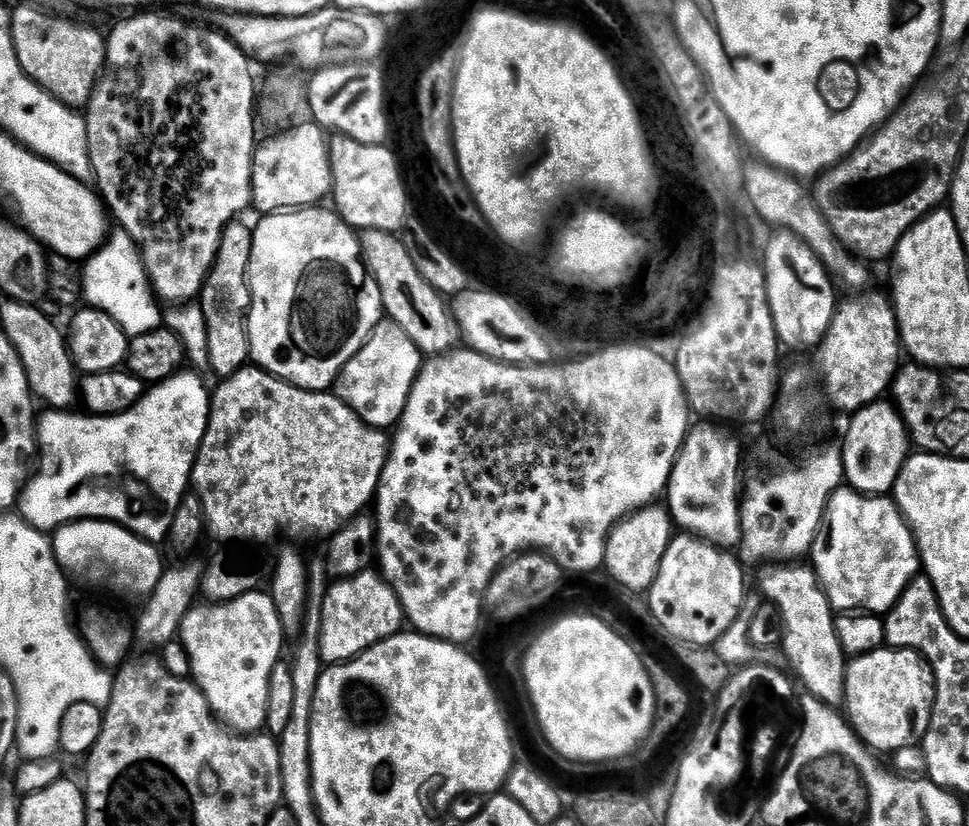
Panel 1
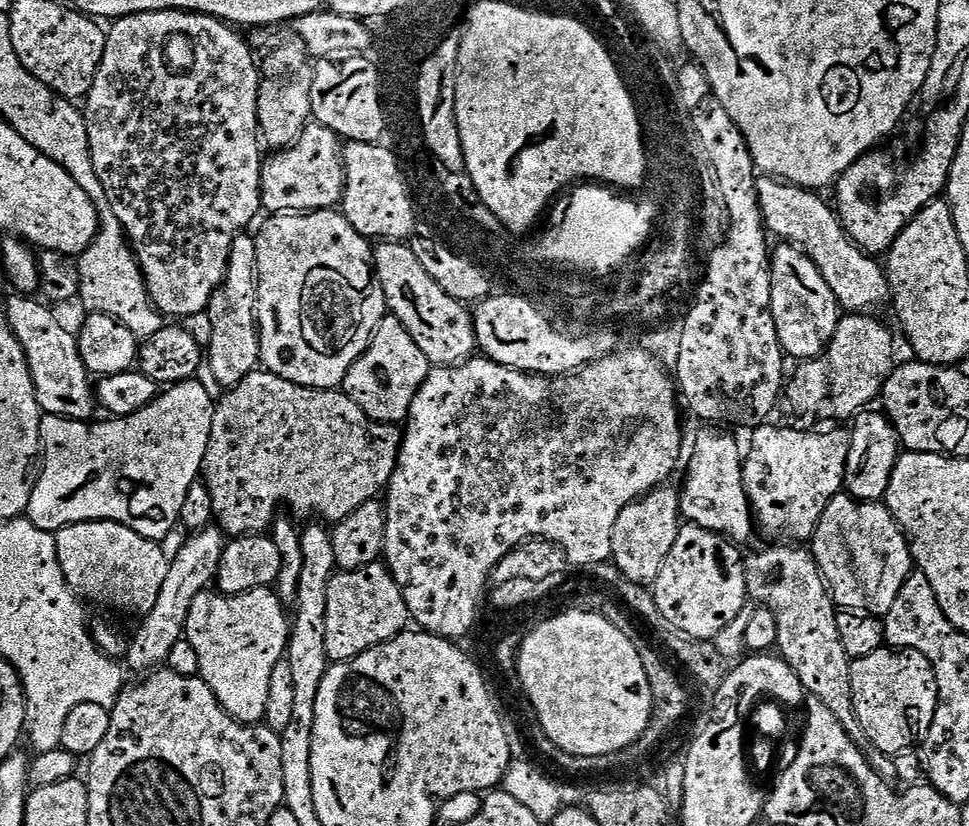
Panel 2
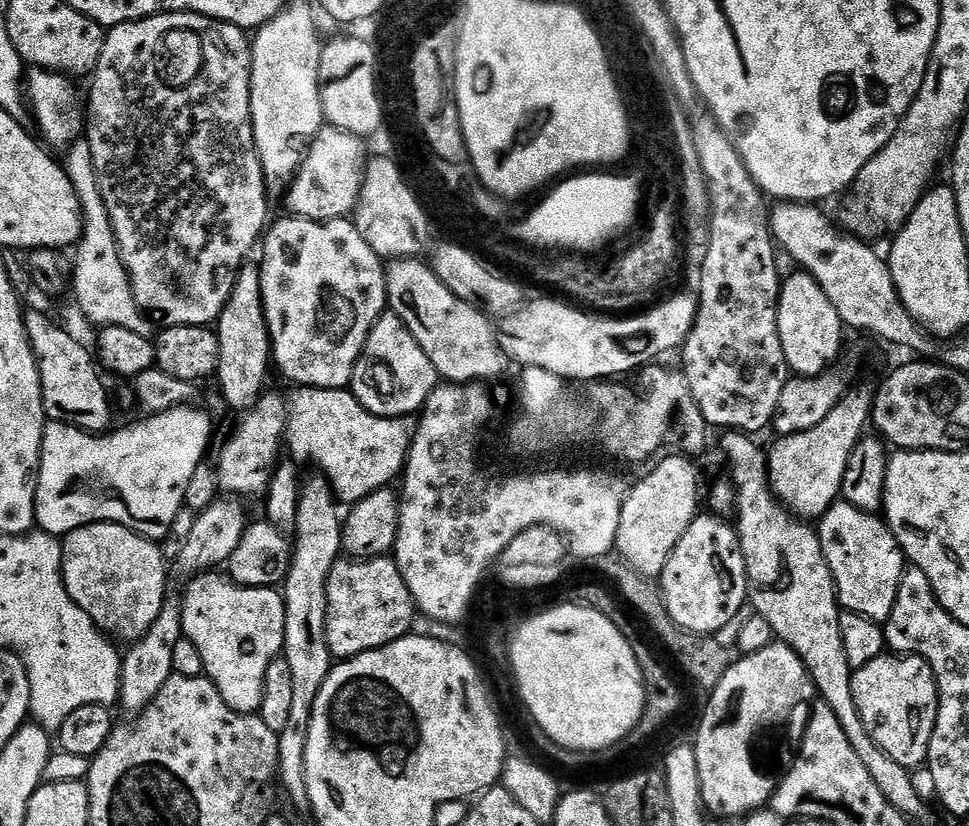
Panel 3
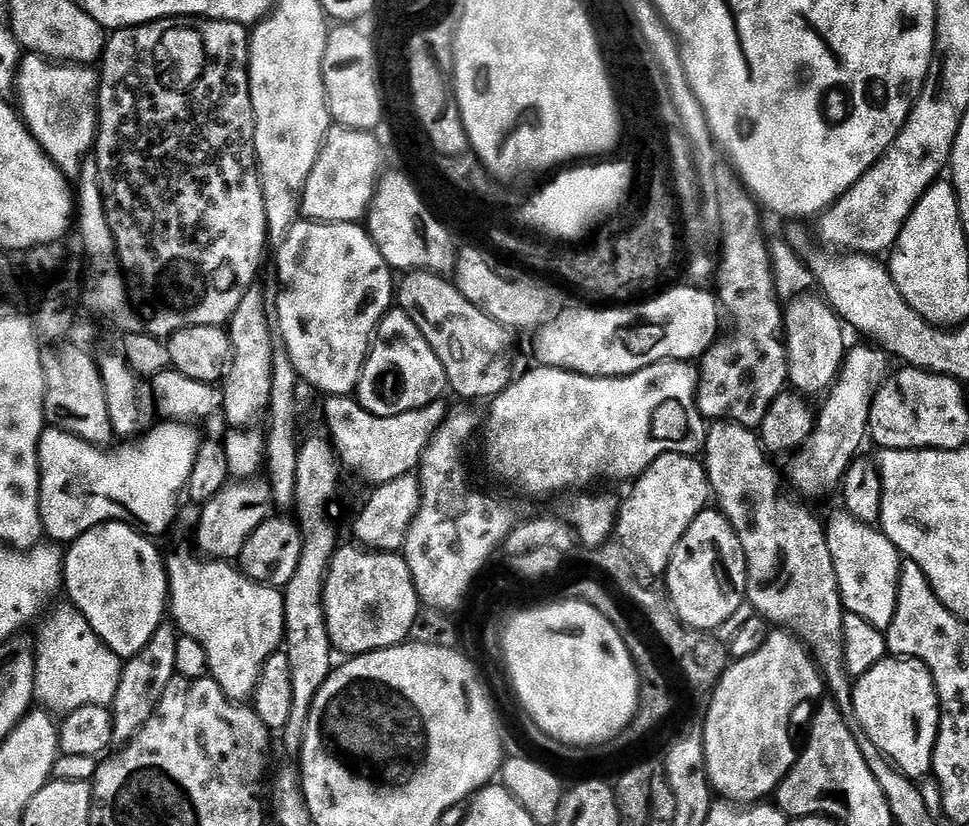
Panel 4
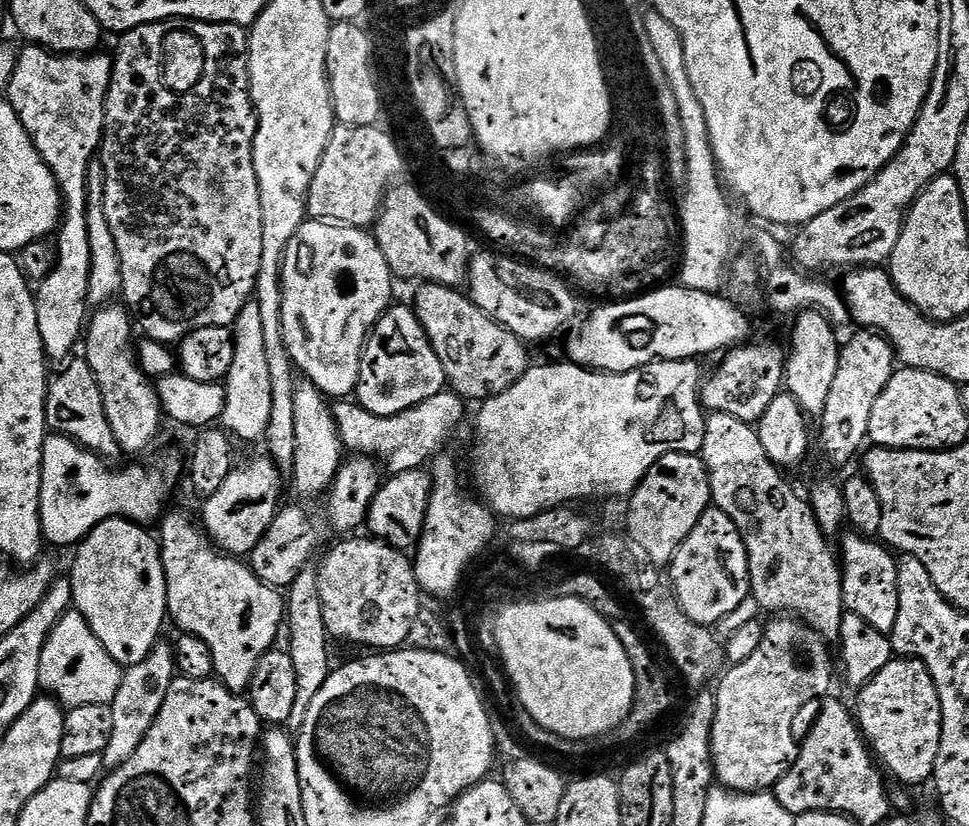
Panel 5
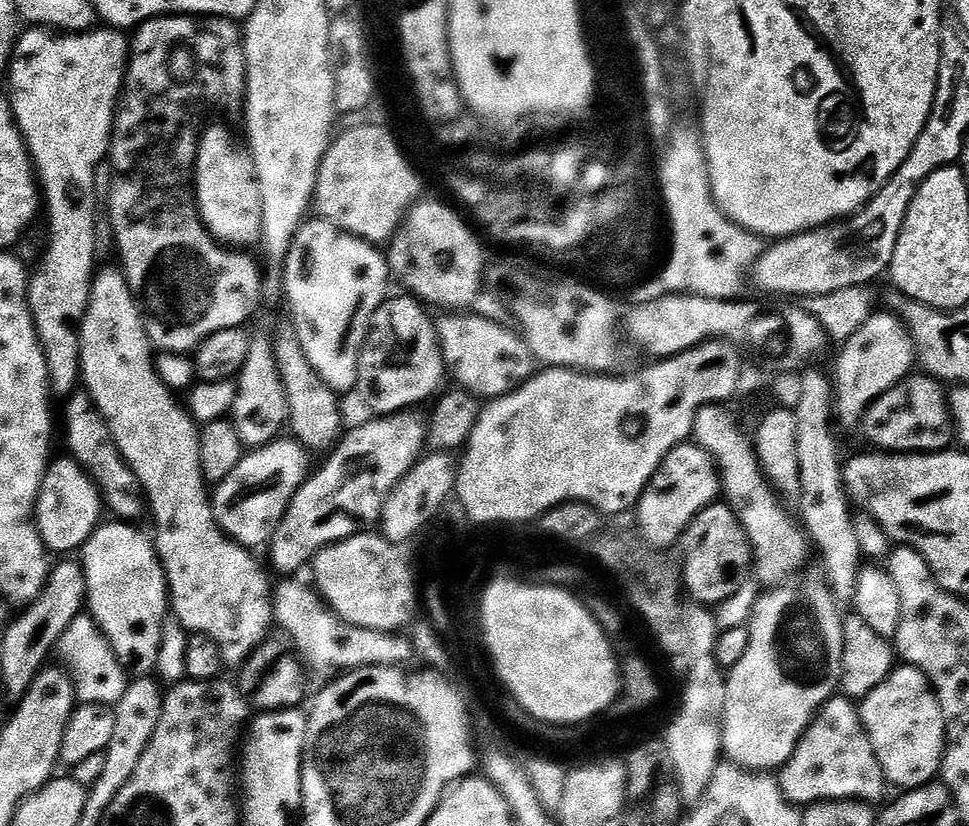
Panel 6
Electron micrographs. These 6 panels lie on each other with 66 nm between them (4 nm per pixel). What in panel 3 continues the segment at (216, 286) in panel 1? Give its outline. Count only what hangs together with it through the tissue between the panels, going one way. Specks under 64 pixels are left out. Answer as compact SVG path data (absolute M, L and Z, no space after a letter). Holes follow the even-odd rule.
M245 262L241 265L230 298L220 319L215 321L214 333L219 348L214 376L220 379L220 392L230 407L247 409L265 387L264 379L268 376L272 355L272 339L268 336L268 323L264 317L259 263Z

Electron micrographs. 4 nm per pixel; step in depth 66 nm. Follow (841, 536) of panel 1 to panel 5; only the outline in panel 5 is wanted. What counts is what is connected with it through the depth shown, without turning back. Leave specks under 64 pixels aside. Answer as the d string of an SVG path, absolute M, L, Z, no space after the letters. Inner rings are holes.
M851 534L838 544L838 559L842 565L842 594L847 611L866 618L874 630L891 634L898 622L900 587L898 586L897 557L879 539L864 534Z

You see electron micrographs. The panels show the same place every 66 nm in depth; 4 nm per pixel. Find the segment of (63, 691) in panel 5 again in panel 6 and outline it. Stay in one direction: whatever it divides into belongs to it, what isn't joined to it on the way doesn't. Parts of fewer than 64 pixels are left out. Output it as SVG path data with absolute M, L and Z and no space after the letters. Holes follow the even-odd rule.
M88 614L76 616L70 622L67 632L60 638L59 647L68 651L67 671L75 685L77 697L85 704L106 704L115 706L130 683L126 668L112 652L107 637L96 627Z

